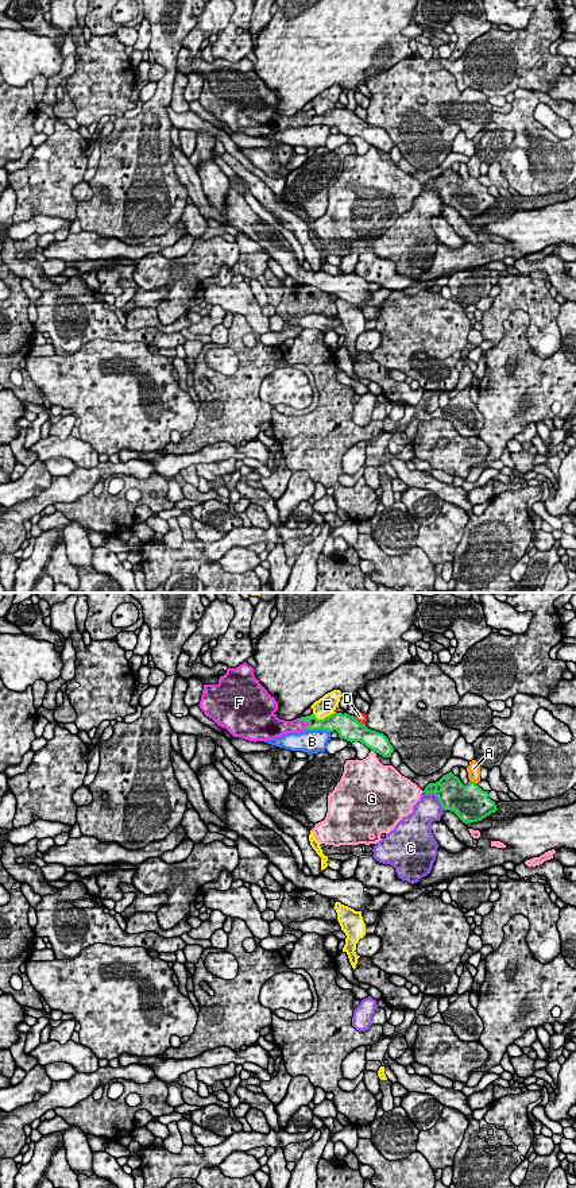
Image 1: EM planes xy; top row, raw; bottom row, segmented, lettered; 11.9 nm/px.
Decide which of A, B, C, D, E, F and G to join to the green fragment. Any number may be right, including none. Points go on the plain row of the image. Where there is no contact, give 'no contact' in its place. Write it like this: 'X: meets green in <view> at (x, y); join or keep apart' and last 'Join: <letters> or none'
A: meets green in xy at (474, 177); keep apart
B: meets green in xy at (317, 124); keep apart
C: meets green in xy at (437, 192); keep apart
D: meets green in xy at (358, 116); keep apart
E: meets green in xy at (325, 112); keep apart
F: meets green in xy at (305, 116); join
G: meets green in xy at (372, 146); keep apart
Join: F

